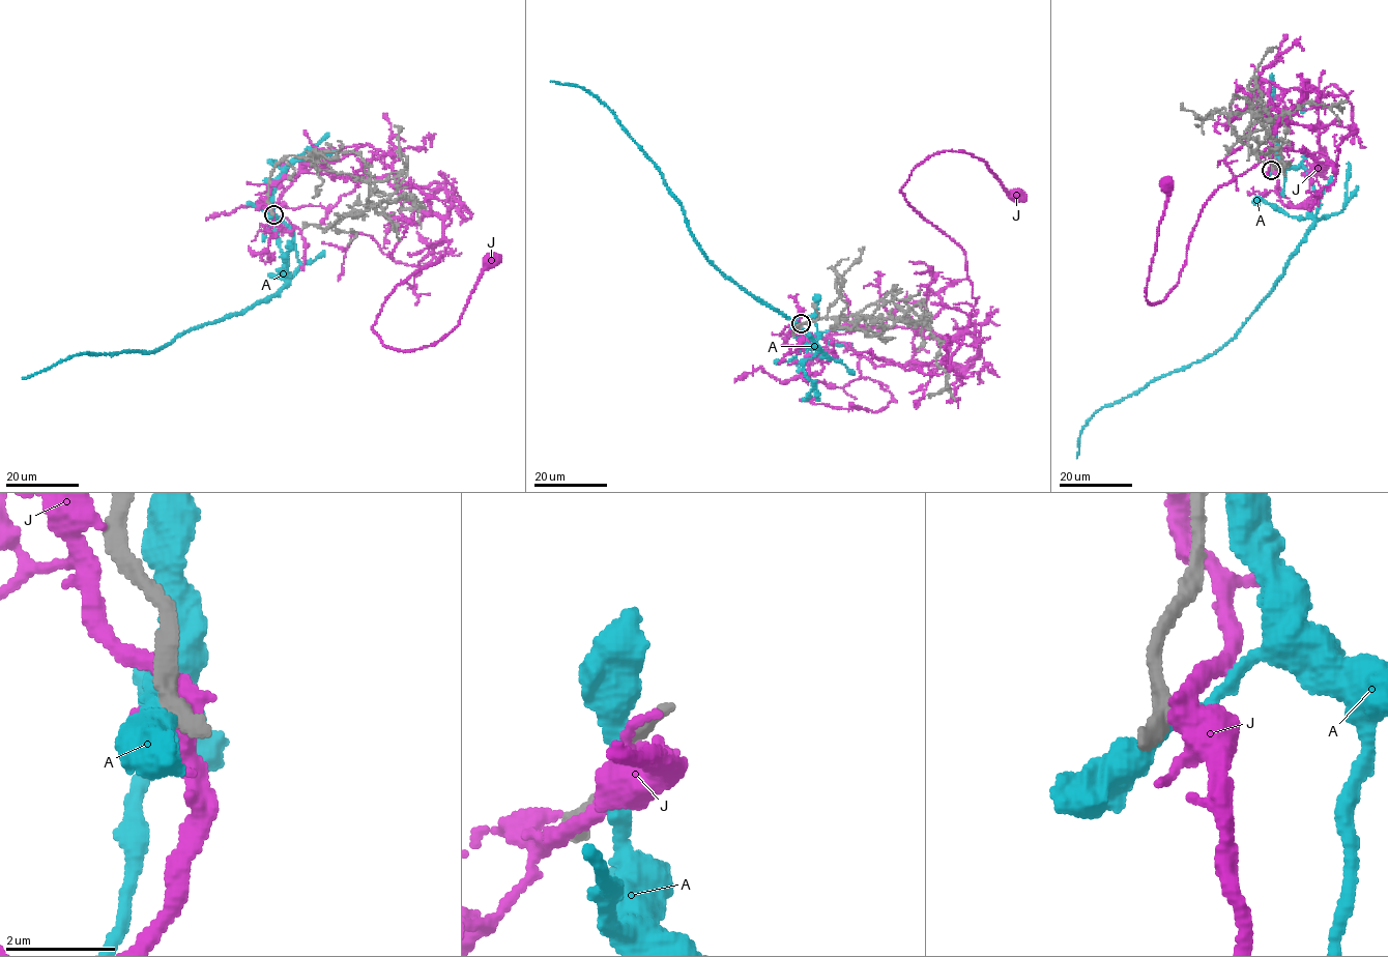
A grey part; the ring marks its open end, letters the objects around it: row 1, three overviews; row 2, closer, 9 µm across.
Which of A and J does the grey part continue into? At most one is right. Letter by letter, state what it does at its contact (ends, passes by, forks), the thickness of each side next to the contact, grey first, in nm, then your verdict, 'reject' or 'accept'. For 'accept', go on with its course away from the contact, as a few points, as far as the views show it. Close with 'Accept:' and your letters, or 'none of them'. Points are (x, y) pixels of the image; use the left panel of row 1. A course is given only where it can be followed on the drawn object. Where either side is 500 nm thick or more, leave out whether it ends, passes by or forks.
A: it passes by; 360 nm thick on the grey side, 280 nm on the other; reject
J: it forks there; 360 nm thick on the grey side, 440 nm on the other; reject
Accept: none of them

